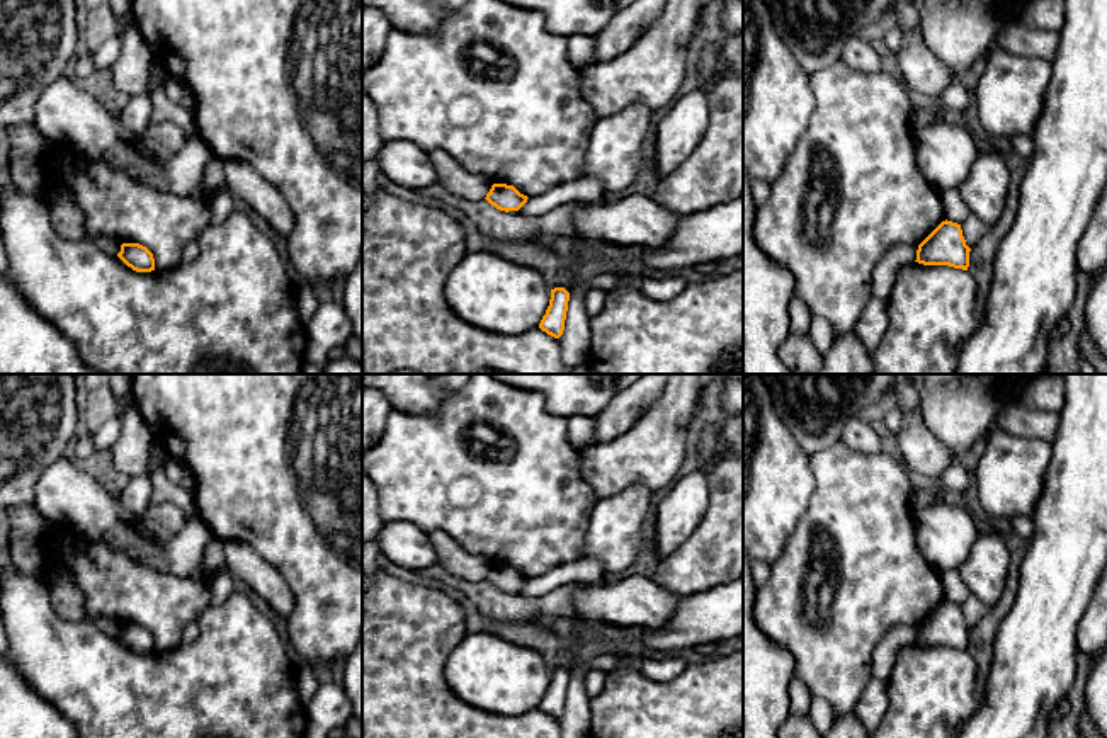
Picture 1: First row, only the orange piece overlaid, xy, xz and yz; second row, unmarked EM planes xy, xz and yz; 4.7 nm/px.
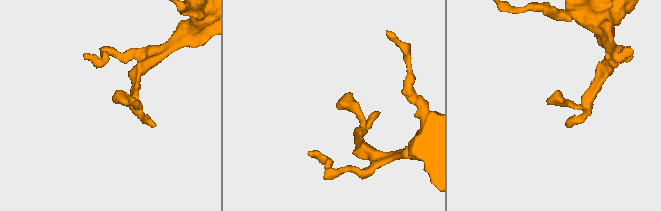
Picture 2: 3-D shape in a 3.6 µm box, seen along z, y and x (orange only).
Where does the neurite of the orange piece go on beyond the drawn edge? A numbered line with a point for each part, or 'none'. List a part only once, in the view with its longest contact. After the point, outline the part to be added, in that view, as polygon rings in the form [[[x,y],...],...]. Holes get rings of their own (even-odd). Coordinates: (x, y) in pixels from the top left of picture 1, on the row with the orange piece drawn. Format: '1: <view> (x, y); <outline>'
none

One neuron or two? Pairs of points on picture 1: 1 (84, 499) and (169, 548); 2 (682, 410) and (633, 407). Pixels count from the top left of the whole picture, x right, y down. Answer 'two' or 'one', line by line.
1: one
2: two

